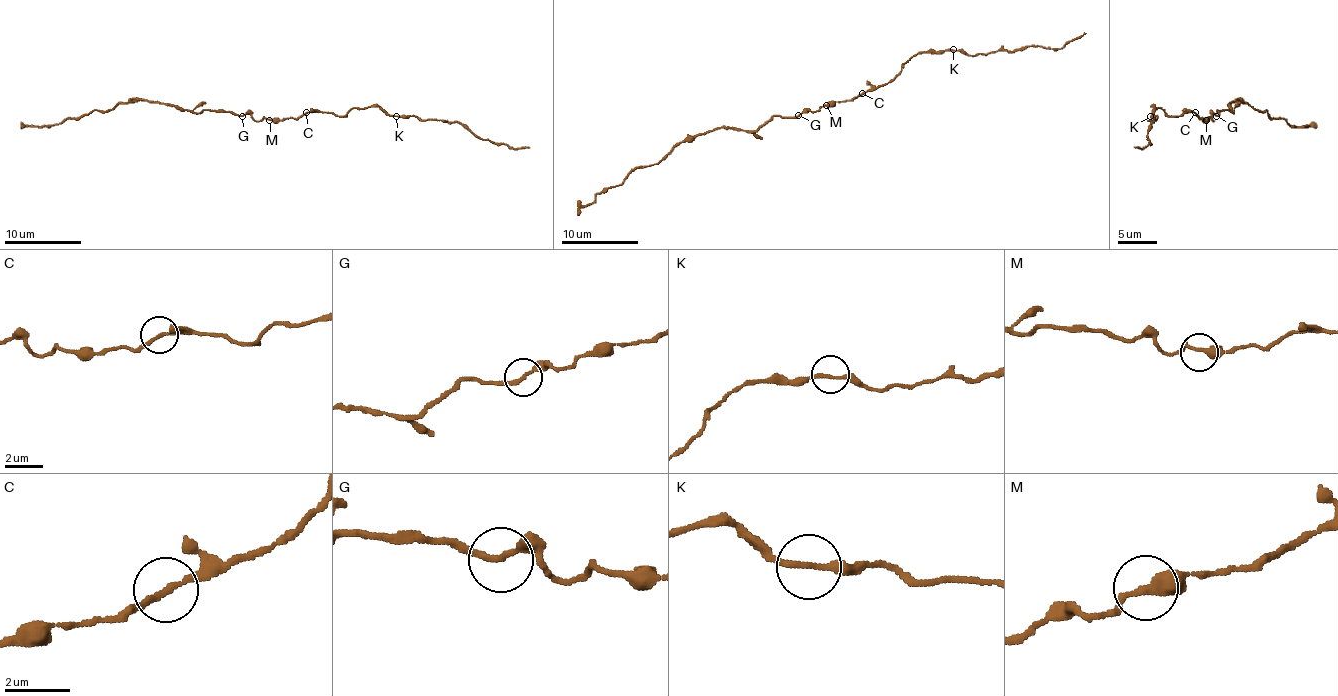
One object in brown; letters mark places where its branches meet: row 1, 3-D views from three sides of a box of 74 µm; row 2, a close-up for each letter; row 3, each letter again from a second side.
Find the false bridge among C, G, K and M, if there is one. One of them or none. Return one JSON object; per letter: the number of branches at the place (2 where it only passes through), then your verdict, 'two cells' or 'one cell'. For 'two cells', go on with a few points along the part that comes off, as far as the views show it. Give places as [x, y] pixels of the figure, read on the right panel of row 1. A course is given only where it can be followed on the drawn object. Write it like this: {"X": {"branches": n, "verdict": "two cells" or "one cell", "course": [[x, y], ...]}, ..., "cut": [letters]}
{"C": {"branches": 2, "verdict": "one cell"}, "G": {"branches": 2, "verdict": "one cell"}, "K": {"branches": 2, "verdict": "one cell"}, "M": {"branches": 2, "verdict": "one cell"}, "cut": []}

